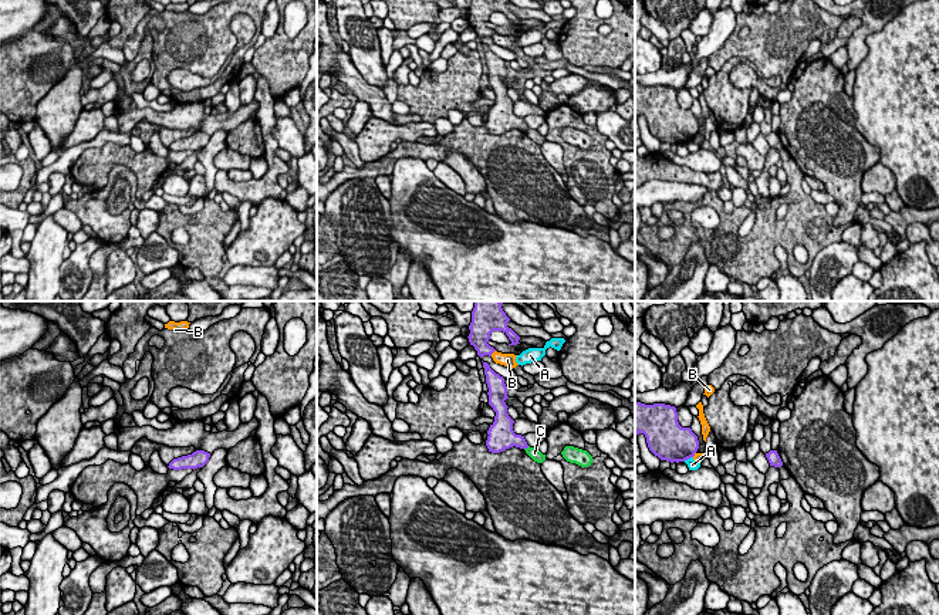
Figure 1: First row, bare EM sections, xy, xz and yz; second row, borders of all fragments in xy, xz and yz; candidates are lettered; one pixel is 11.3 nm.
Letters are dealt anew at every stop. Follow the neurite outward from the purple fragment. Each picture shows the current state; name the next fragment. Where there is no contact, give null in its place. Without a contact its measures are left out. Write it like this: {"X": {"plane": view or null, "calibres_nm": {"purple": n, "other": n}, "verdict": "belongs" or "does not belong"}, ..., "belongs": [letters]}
{"A": {"plane": "yz", "calibres_nm": {"purple": 420, "other": 120}, "verdict": "does not belong"}, "B": {"plane": "xz", "calibres_nm": {"purple": 240, "other": 160}, "verdict": "does not belong"}, "C": {"plane": "xz", "calibres_nm": {"purple": 220, "other": 140}, "verdict": "does not belong"}, "belongs": []}

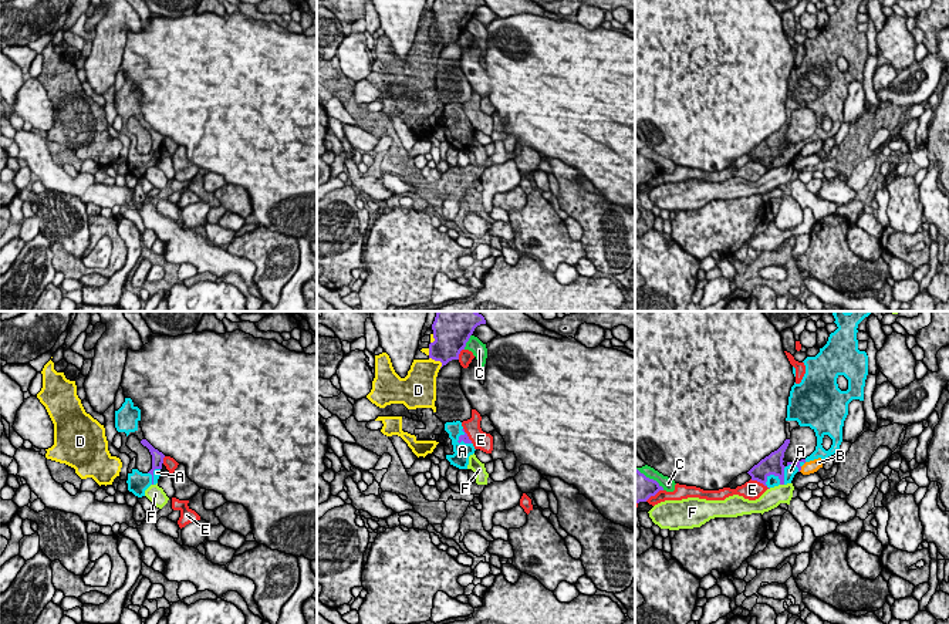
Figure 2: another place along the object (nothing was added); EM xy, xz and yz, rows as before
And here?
{"A": {"plane": "yz", "calibres_nm": {"purple": 220, "other": 130}, "verdict": "belongs"}, "B": {"plane": "yz", "calibres_nm": {"purple": 60, "other": 140}, "verdict": "does not belong"}, "C": {"plane": "xz", "calibres_nm": {"purple": 380, "other": 170}, "verdict": "does not belong"}, "D": {"plane": "xz", "calibres_nm": {"purple": 320, "other": 320}, "verdict": "does not belong"}, "E": {"plane": "yz", "calibres_nm": {"purple": 220, "other": 220}, "verdict": "does not belong"}, "F": {"plane": "yz", "calibres_nm": {"purple": 220, "other": 220}, "verdict": "does not belong"}, "belongs": ["A"]}

